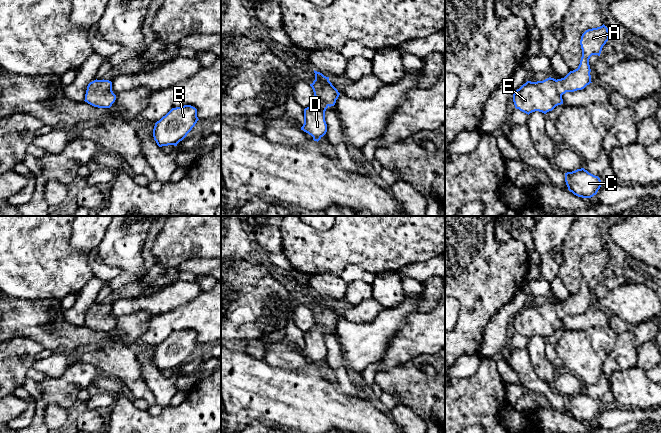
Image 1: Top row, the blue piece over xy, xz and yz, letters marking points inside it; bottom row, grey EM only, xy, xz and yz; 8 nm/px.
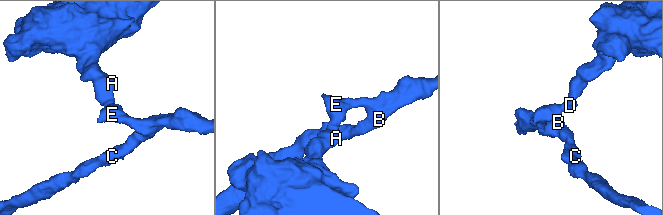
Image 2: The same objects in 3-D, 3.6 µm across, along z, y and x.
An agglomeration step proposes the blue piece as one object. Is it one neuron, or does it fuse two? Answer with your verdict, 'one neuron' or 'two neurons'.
one neuron

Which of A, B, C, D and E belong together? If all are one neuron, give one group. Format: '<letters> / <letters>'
A B C D E

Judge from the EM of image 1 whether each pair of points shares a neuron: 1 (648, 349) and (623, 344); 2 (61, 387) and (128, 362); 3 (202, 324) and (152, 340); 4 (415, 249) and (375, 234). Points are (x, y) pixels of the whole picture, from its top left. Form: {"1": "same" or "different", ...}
{"1": "different", "2": "different", "3": "same", "4": "same"}

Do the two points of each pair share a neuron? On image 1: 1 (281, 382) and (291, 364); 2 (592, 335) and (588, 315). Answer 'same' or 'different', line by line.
1: different
2: different

